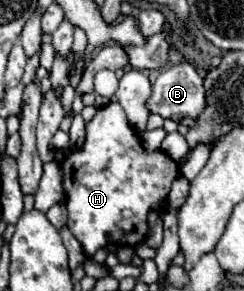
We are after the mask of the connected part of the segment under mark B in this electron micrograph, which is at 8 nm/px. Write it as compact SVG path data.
M190 63L164 69L152 85L152 95L146 101L146 109L164 119L196 119L204 111L202 77Z

